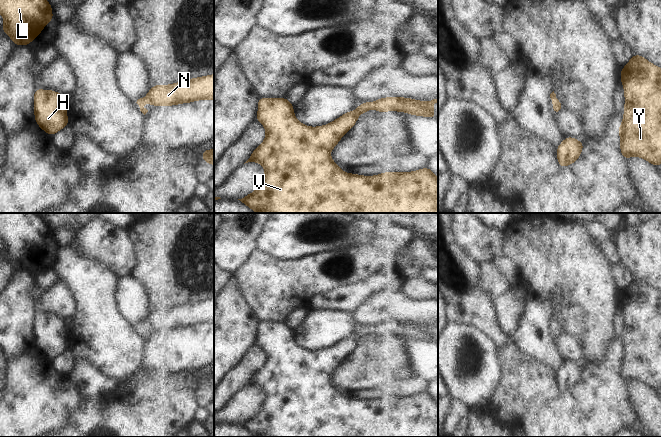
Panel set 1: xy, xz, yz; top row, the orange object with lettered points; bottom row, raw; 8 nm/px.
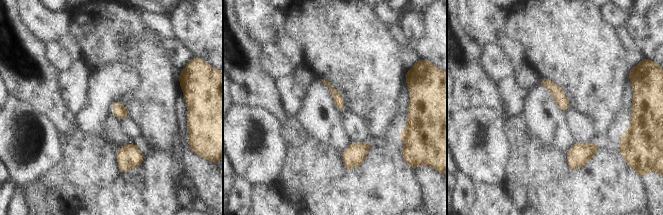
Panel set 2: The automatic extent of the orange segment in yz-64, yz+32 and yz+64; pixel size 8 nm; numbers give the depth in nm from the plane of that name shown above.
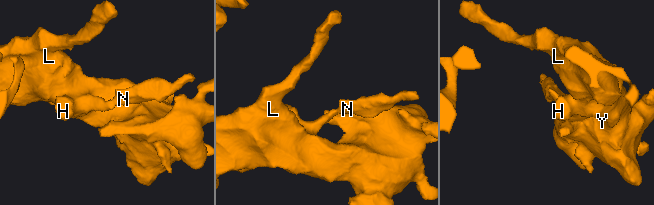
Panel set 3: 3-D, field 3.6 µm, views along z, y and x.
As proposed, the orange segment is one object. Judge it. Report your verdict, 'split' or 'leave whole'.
leave whole

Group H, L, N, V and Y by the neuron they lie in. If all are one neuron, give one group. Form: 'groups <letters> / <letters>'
groups H L N V Y

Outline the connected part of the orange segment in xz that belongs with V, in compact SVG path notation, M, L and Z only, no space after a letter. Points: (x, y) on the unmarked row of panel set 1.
M387 321L376 324L372 327L364 326L358 330L355 335L350 335L343 338L341 341L337 342L335 345L325 349L325 350L317 350L315 352L310 350L305 350L301 346L299 346L294 340L294 332L292 328L289 326L288 322L283 323L275 323L275 322L259 322L258 323L258 338L256 340L256 344L262 347L262 349L266 353L266 362L263 367L258 370L250 382L245 386L257 386L264 390L265 399L262 403L260 409L257 413L248 418L246 421L240 424L242 427L250 431L256 437L438 437L438 402L433 398L430 392L423 392L414 396L386 396L381 397L376 400L361 400L358 398L349 398L343 396L340 391L338 391L330 380L330 375L336 370L336 368L341 364L342 360L349 355L356 347L358 341L363 336L367 336L372 332L379 336L385 335L400 335L406 336L411 339L417 340L425 340L436 342L435 335L432 333L432 329L438 326L437 323L433 323L431 325L417 325L411 322L402 322L402 321Z

